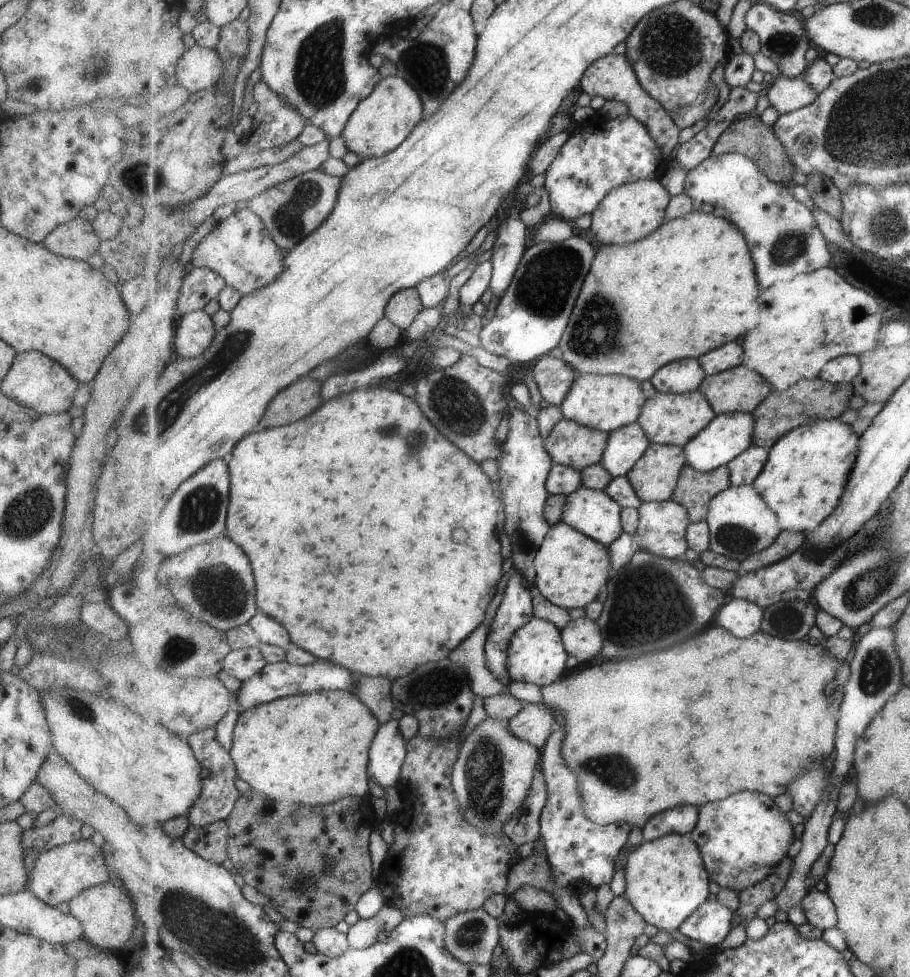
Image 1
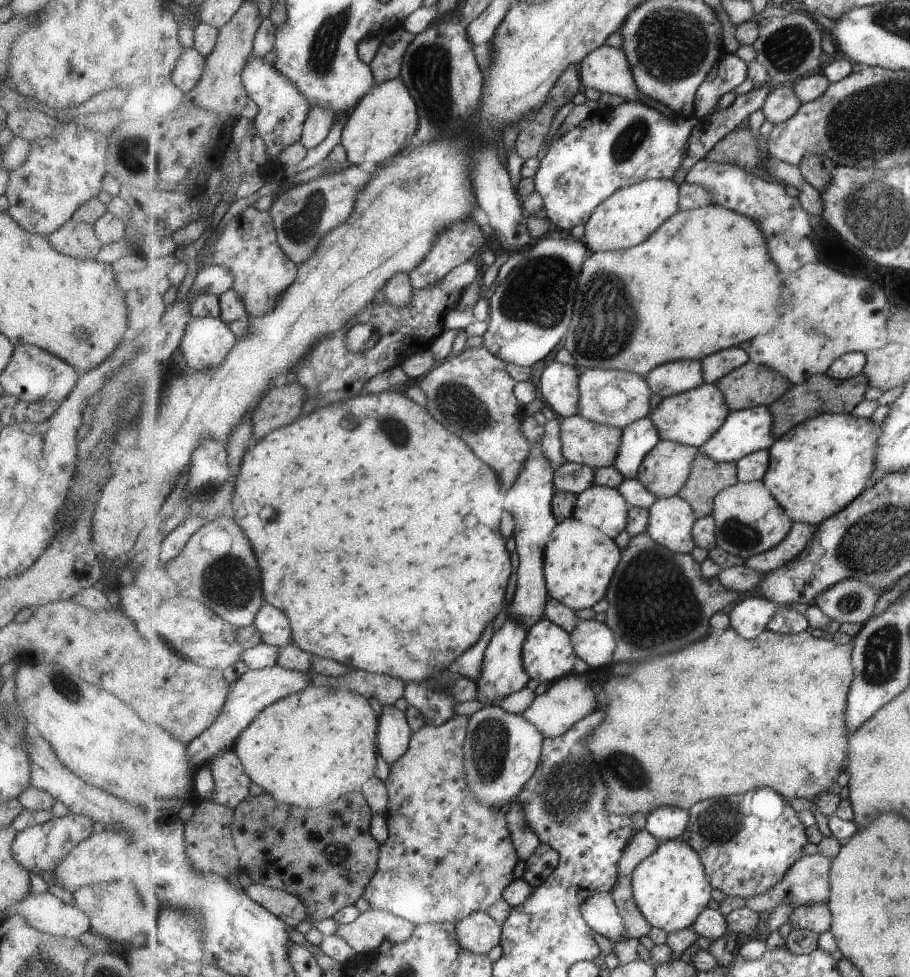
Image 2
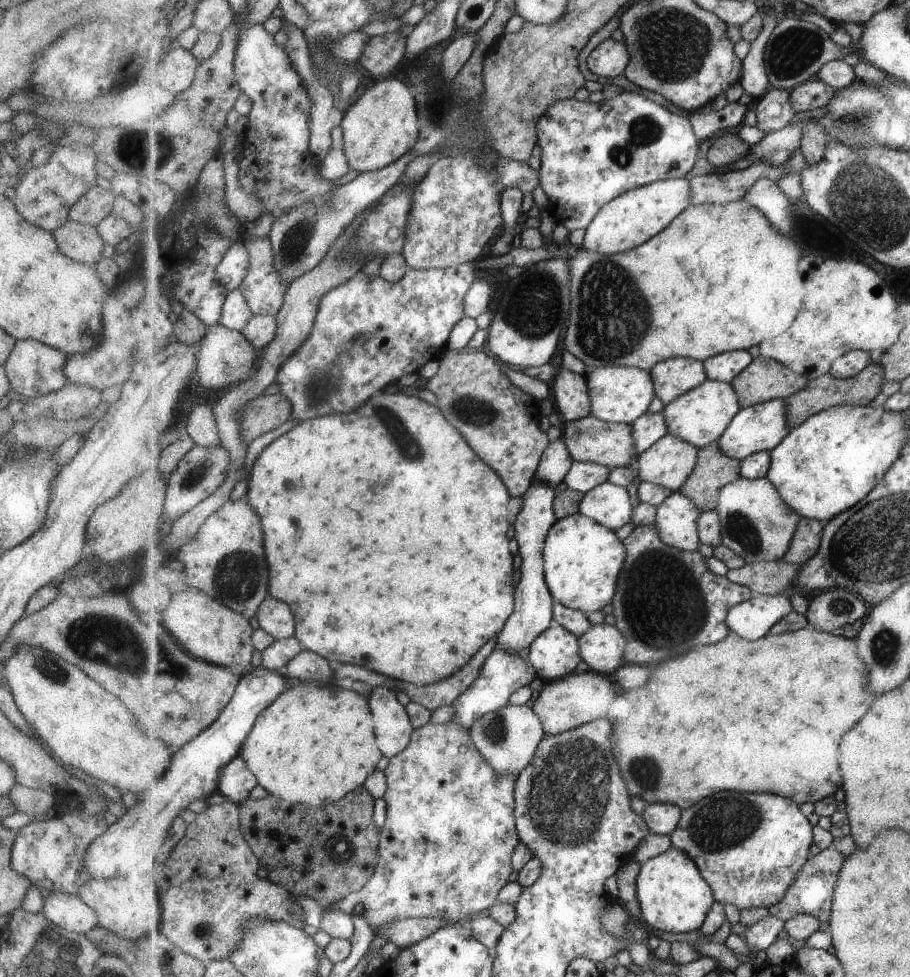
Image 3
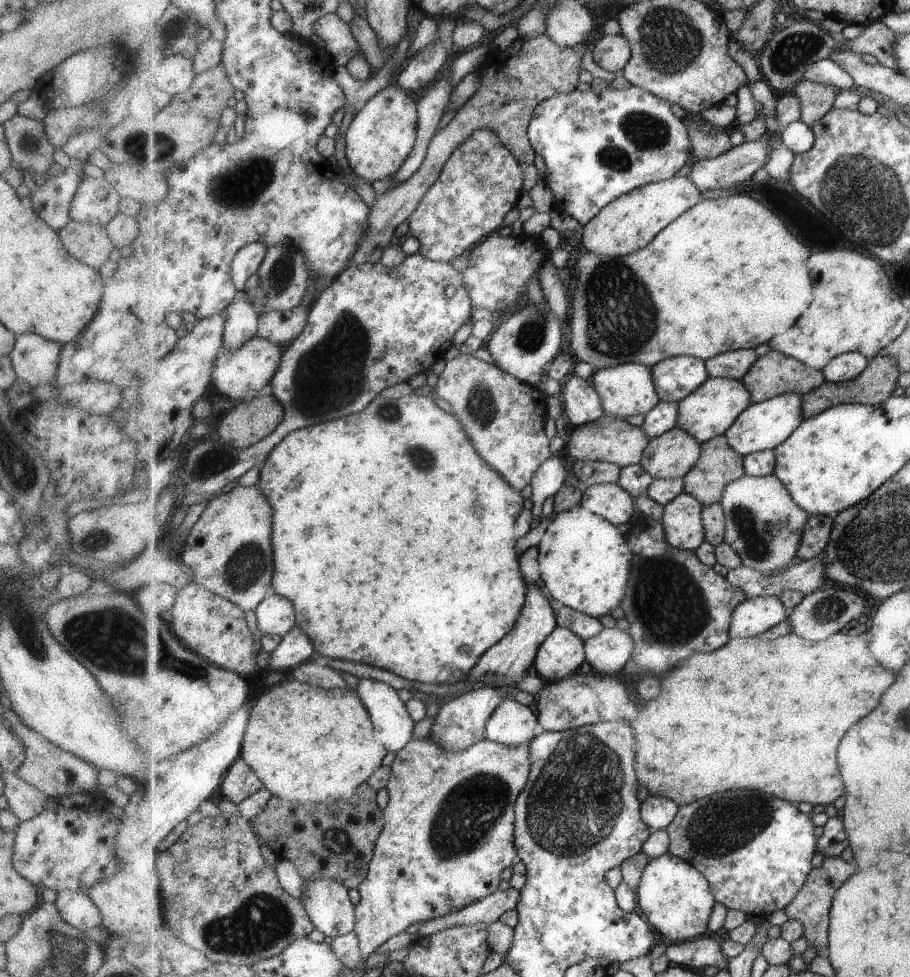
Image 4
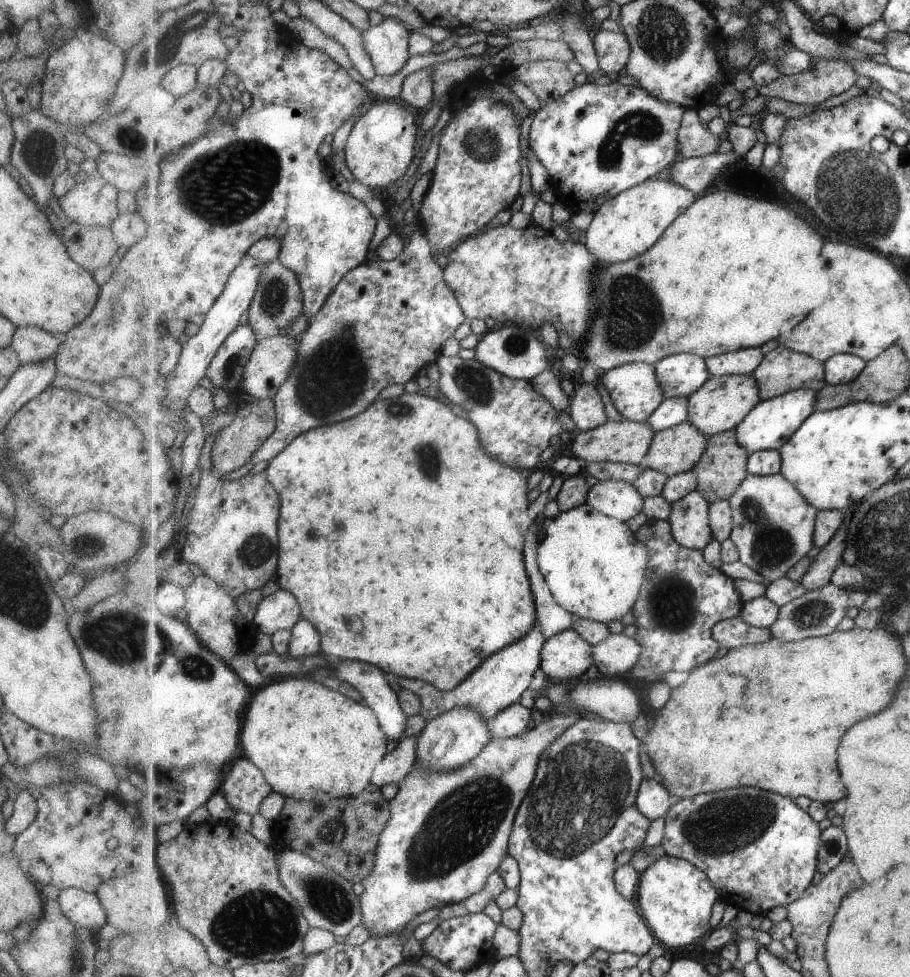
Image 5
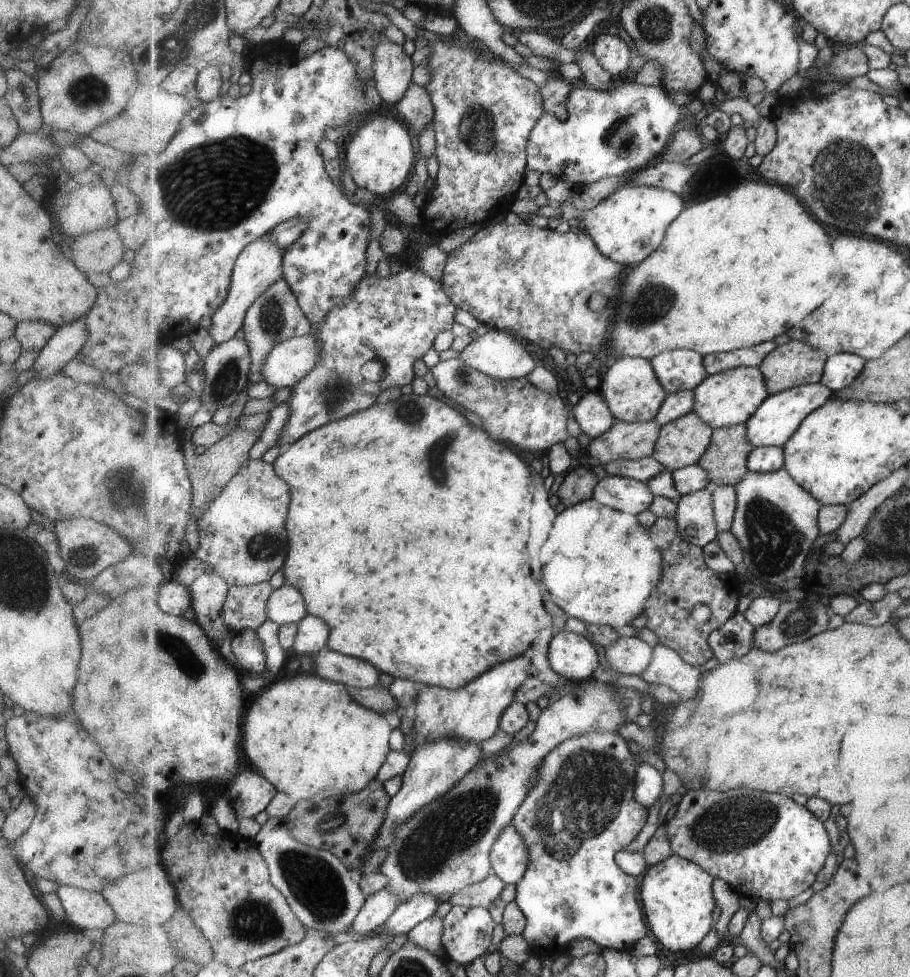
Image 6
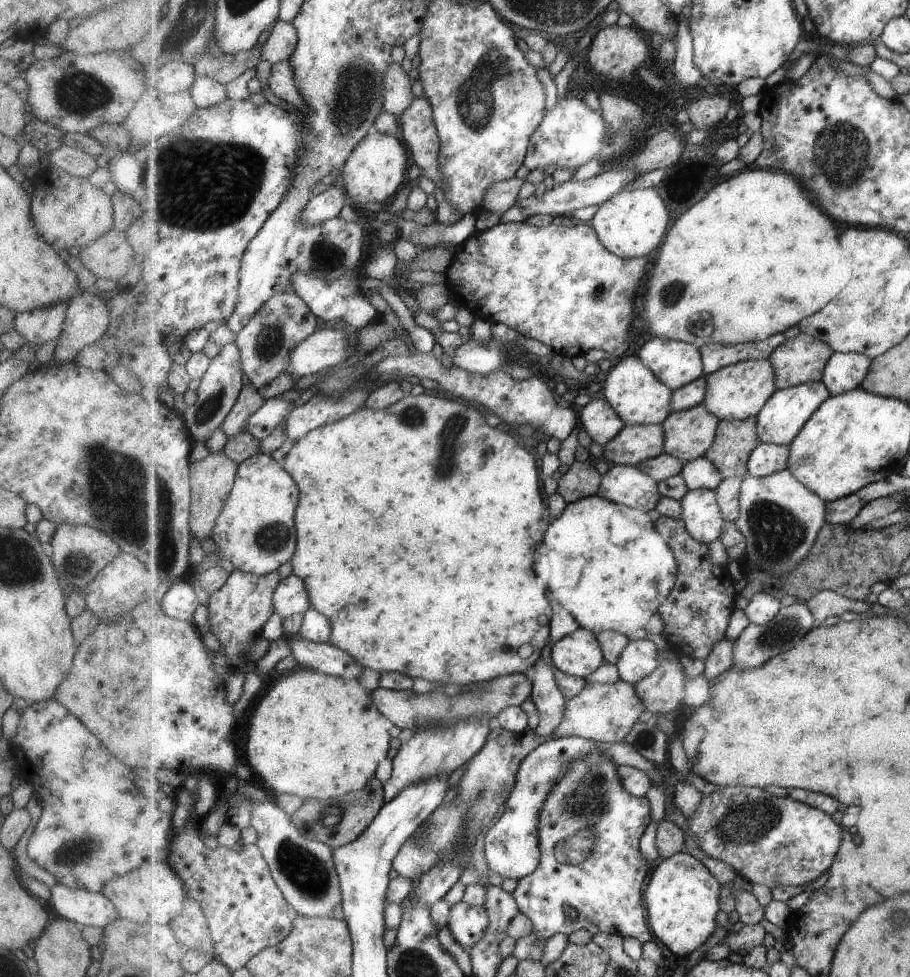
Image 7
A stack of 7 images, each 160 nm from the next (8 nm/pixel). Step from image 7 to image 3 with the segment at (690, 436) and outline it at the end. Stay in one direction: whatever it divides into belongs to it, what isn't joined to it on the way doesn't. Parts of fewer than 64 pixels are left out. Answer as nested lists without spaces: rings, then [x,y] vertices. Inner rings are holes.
[[[667,433],[637,460],[640,480],[679,491],[698,463],[699,448]]]

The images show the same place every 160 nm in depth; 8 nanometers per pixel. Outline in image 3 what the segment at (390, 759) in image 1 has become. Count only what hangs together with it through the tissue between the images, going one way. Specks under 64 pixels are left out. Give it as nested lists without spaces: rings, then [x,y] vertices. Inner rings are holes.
[[[374,687],[369,695],[379,748],[392,759],[411,742],[414,724],[407,707],[397,700],[397,690]]]

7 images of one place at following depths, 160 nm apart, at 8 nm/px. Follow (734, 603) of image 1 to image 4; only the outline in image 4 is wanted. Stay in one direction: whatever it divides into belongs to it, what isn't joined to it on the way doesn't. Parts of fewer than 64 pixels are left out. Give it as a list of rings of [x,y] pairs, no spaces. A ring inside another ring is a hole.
[[[778,596],[748,598],[734,612],[730,637],[757,637],[787,619],[788,611]]]

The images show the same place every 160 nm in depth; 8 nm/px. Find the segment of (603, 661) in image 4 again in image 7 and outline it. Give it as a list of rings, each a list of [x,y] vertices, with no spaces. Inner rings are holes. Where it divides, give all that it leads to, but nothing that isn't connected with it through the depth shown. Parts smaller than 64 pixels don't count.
[[[651,640],[631,641],[622,652],[616,667],[623,681],[636,685],[649,676],[661,663],[661,652]]]

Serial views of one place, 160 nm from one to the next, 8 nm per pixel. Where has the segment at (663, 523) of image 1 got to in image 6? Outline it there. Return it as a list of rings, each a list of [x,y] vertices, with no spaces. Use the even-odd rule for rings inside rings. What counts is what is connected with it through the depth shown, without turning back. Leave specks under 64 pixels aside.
[[[713,487],[683,495],[676,514],[683,538],[705,548],[718,538],[720,530],[714,511]]]

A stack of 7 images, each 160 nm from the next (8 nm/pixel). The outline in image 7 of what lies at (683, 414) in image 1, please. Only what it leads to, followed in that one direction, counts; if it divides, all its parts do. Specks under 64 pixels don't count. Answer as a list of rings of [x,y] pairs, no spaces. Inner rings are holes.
[[[749,359],[719,369],[707,376],[707,408],[720,420],[740,421],[747,417],[758,416],[768,400],[777,391],[776,372],[772,360]]]

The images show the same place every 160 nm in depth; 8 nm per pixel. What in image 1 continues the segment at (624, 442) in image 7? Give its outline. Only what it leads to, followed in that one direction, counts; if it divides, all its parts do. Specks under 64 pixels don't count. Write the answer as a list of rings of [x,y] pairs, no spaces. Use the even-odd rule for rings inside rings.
[[[563,418],[545,440],[555,463],[582,471],[603,460],[610,432]]]

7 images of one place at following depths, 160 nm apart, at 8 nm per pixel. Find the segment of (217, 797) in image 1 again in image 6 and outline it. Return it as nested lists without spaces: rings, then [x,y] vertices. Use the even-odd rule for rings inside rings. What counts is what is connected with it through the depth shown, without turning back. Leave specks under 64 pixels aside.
[[[256,769],[241,770],[231,780],[227,792],[239,820],[255,818],[277,796],[278,788]]]

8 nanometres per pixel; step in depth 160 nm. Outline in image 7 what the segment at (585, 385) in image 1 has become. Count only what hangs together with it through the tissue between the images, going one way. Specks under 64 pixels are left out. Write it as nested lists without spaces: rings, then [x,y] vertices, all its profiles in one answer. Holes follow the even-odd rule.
[[[638,356],[621,360],[603,382],[603,394],[627,425],[663,425],[672,413],[674,390]]]

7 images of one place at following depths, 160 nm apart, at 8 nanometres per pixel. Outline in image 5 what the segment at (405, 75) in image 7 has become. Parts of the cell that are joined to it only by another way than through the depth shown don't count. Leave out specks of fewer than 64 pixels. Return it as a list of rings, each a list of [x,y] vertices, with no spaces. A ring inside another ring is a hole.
[[[385,18],[381,24],[362,33],[363,46],[371,56],[376,74],[397,74],[409,60],[411,33],[395,18]]]

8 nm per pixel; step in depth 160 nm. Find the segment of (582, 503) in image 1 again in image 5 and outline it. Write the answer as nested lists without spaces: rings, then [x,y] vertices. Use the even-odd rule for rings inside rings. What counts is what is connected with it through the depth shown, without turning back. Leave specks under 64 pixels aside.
[[[611,479],[599,481],[590,488],[588,503],[609,516],[625,521],[642,512],[645,497],[633,483]]]

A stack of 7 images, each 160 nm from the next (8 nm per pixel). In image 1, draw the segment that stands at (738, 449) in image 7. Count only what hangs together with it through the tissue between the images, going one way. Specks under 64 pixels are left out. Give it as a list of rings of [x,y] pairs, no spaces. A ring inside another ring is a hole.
[[[687,464],[672,499],[688,508],[691,523],[705,521],[710,514],[712,500],[732,486],[728,464],[709,472],[701,472]]]

